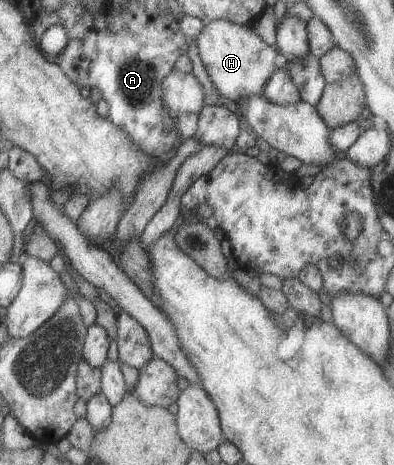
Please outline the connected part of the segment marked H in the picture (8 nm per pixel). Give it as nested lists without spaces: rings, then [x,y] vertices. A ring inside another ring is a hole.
[[[215,19],[202,25],[198,35],[194,37],[198,57],[220,96],[237,104],[248,95],[262,95],[267,78],[276,69],[274,58],[277,51],[274,46],[267,46],[254,28],[248,25],[233,24],[225,19]]]

